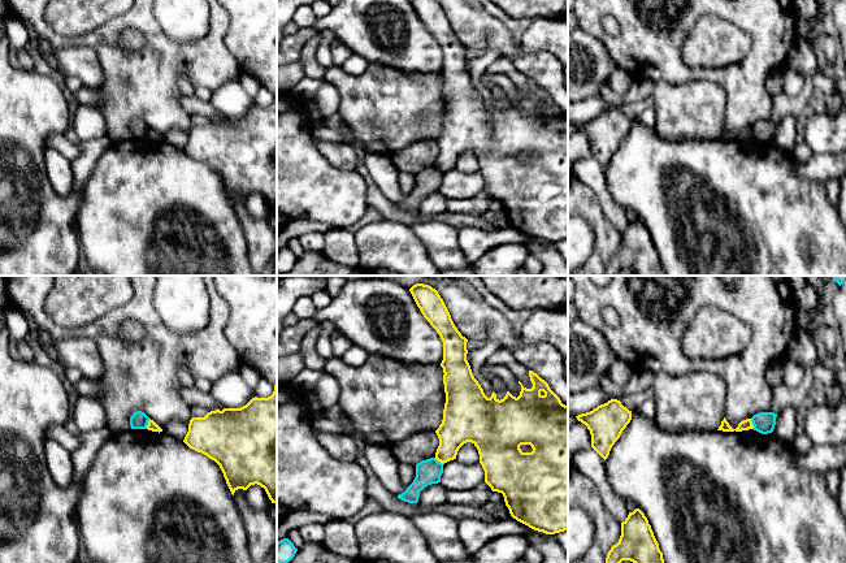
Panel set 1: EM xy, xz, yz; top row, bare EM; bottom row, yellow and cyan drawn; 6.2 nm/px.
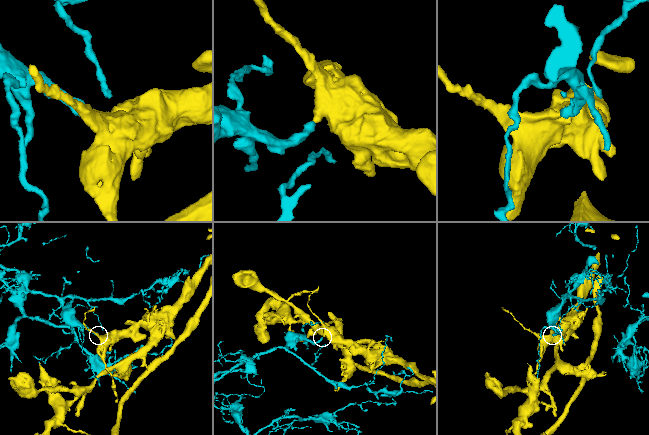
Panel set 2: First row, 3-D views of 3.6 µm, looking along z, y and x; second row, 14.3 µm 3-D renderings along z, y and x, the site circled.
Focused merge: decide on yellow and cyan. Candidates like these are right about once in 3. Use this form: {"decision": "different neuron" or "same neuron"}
{"decision": "different neuron"}

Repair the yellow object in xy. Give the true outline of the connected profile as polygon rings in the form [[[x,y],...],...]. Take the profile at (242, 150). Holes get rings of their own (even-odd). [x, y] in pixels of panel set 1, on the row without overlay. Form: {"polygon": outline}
{"polygon": [[[277,92],[268,107],[255,105],[240,117],[216,118],[204,126],[192,126],[183,151],[220,174],[233,204],[238,198],[247,199],[257,192],[277,213]]]}

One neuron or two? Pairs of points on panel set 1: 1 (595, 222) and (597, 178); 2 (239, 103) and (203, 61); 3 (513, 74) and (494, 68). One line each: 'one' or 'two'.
1: two
2: two
3: one

